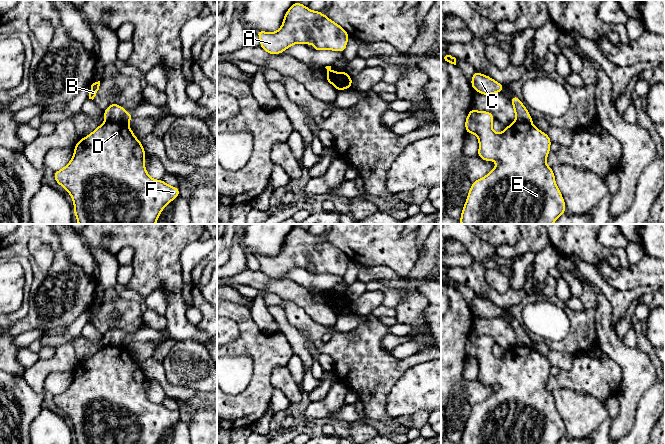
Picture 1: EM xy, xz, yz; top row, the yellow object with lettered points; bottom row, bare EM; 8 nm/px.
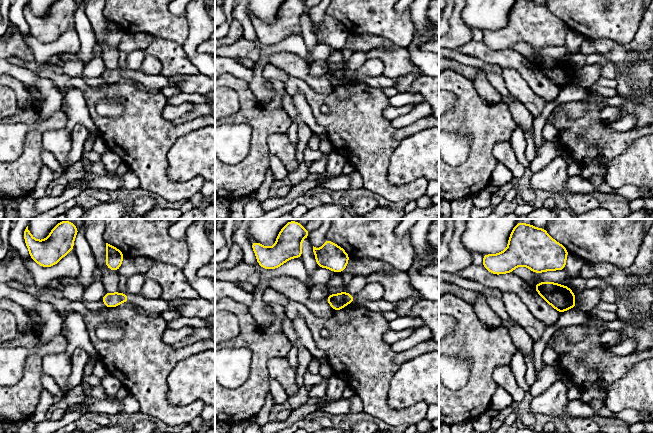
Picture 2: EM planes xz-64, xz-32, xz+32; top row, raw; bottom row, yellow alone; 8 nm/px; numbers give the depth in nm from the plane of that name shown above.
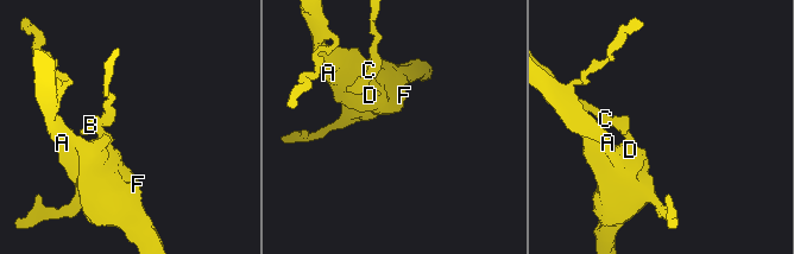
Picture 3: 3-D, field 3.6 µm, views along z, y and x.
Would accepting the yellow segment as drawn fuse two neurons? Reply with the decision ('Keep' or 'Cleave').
Cleave

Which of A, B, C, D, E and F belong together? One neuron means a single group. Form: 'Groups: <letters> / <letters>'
Groups: A D E F / B C

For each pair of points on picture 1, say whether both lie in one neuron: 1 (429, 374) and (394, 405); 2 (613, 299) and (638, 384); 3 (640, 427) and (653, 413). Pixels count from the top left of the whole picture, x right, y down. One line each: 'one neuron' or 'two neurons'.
1: one neuron
2: two neurons
3: one neuron

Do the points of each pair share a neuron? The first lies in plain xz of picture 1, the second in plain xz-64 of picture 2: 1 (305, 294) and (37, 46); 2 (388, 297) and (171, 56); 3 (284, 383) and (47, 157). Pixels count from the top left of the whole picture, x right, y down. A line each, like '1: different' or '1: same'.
1: different
2: same
3: different

